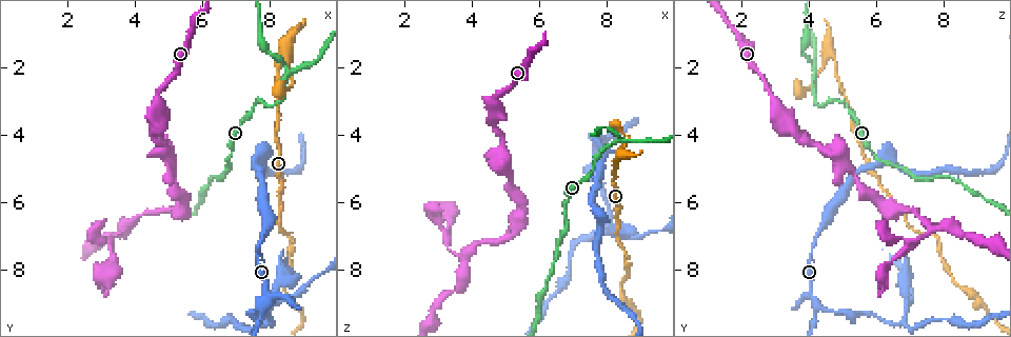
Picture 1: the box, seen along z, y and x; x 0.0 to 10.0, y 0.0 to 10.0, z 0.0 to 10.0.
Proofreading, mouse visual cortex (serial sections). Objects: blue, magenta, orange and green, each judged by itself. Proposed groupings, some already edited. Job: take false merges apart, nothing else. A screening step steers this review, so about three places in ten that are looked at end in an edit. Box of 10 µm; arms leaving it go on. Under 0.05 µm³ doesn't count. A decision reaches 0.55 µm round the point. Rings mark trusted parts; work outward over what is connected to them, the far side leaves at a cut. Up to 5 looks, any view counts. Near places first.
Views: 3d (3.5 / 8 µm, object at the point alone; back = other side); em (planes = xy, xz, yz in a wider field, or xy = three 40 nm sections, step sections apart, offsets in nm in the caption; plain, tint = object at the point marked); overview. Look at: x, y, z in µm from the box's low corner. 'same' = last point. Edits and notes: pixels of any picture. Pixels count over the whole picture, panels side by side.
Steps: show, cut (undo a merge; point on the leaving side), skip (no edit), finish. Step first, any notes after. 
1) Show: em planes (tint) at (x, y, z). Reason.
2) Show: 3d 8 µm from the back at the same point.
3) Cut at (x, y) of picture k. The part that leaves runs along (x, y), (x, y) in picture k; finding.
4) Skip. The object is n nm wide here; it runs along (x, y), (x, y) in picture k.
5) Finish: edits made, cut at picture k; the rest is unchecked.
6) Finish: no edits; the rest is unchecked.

Show: 3d 8 µm from the back at (7.60, 4.80, 6.30). Branch point.

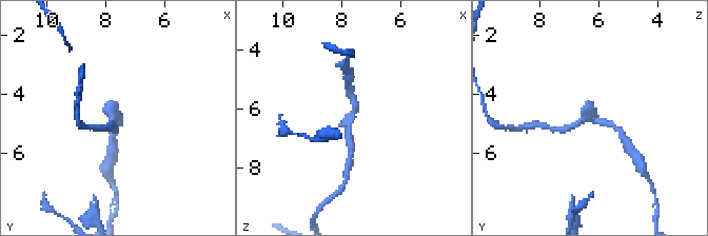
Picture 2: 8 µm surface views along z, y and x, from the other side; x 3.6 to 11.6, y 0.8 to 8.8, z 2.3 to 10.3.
Show: em xy step 5 (tint) at the same point. Now the EM.

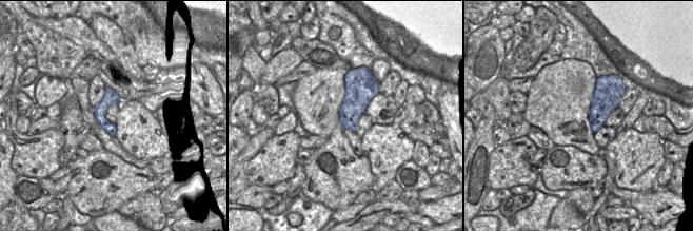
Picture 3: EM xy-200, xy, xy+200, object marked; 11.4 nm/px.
Skip. Continuous, no second cell.

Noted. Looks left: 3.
Show: 3d 3.5 µm from the back at (7.70, 9.20, 4.35). Three arms meet.

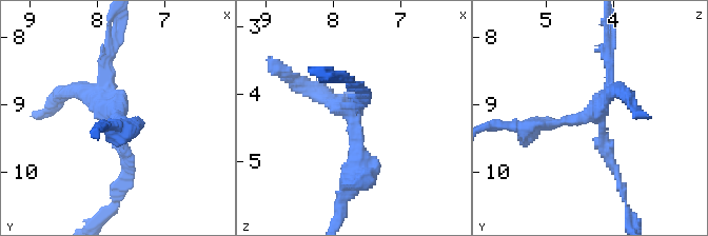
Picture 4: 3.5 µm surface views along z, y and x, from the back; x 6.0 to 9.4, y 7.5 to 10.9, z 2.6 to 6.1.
Show: em xy step 2 (tint) at (7.70, 9.15, 4.30). 3 arms meet here; the arms are 150, 150, 200 nm wide.

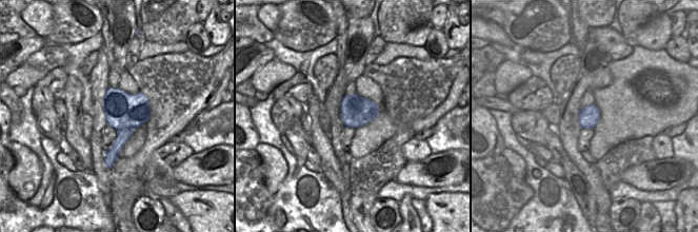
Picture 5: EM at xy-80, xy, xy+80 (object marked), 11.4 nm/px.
Cut at (61, 90) of picture 4. The part that leaves runs along (111, 101), (111, 126) in picture 4; a second cell is stuck on.

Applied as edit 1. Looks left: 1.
Finish: edits made, cut at picture 4; the rest is unchecked.

